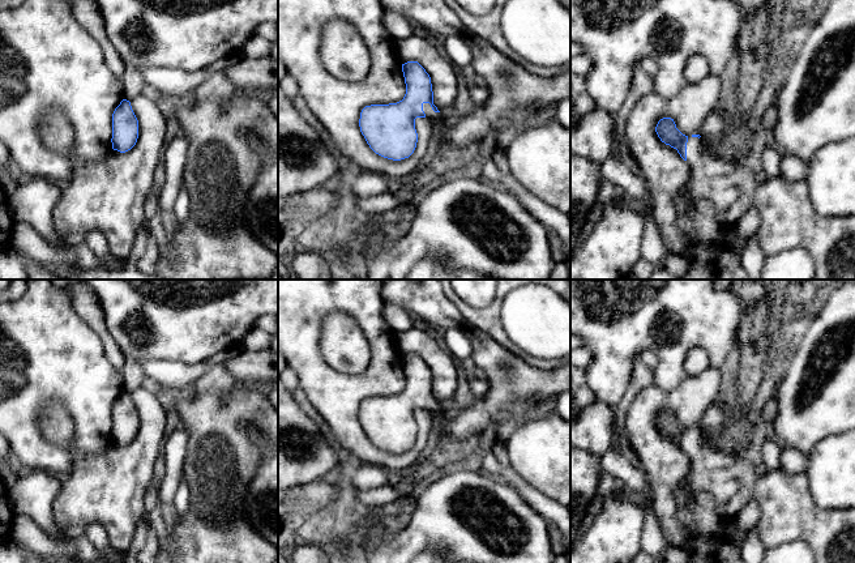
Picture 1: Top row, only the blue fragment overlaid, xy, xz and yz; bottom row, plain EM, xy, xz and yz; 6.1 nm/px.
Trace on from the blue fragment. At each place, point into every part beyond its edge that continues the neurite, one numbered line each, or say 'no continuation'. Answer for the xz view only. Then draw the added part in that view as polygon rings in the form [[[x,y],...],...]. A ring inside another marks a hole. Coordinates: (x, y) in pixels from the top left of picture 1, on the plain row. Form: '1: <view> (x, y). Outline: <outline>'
1: xz (513, 384). Outline: [[[389,280],[381,287],[381,298],[384,304],[402,308],[407,314],[415,314],[439,330],[457,328],[465,332],[473,345],[473,358],[487,376],[488,391],[486,396],[478,398],[471,406],[462,409],[454,418],[449,418],[445,414],[445,408],[435,405],[429,396],[423,396],[426,410],[429,410],[433,417],[439,417],[439,436],[465,439],[480,435],[490,427],[499,432],[506,431],[510,426],[530,418],[531,410],[529,408],[535,402],[570,391],[570,363],[555,370],[540,370],[529,364],[487,333],[471,327],[459,310],[445,297],[439,280]]]

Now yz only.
1: yz (717, 468). Outline: [[[688,428],[687,453],[691,469],[687,478],[688,499],[700,491],[713,495],[715,513],[723,523],[738,517],[753,498],[758,475],[732,443],[710,440],[701,430]]]

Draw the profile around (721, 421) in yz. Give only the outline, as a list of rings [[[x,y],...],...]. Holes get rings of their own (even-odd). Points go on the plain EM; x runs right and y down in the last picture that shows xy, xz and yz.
[[[714,400],[704,411],[701,432],[710,440],[732,443],[740,426],[738,401],[721,402]]]

